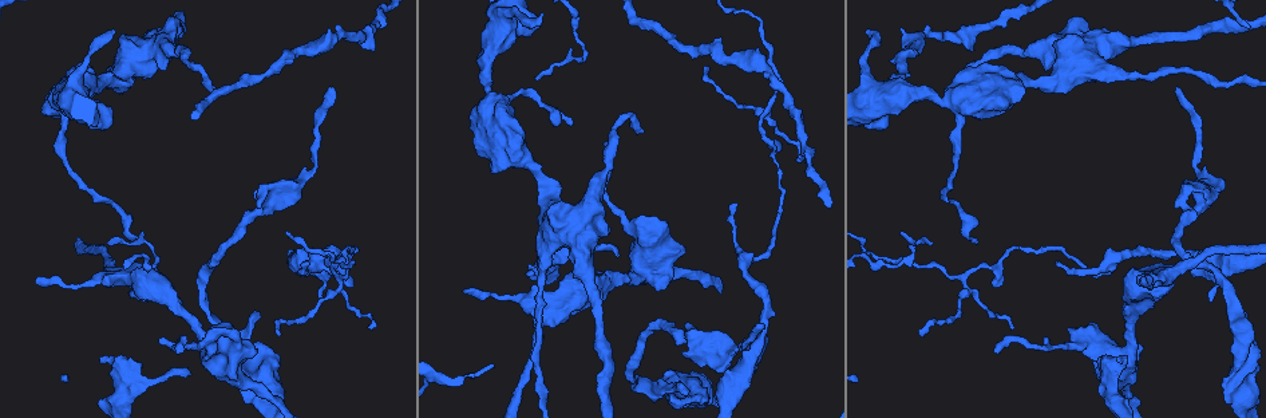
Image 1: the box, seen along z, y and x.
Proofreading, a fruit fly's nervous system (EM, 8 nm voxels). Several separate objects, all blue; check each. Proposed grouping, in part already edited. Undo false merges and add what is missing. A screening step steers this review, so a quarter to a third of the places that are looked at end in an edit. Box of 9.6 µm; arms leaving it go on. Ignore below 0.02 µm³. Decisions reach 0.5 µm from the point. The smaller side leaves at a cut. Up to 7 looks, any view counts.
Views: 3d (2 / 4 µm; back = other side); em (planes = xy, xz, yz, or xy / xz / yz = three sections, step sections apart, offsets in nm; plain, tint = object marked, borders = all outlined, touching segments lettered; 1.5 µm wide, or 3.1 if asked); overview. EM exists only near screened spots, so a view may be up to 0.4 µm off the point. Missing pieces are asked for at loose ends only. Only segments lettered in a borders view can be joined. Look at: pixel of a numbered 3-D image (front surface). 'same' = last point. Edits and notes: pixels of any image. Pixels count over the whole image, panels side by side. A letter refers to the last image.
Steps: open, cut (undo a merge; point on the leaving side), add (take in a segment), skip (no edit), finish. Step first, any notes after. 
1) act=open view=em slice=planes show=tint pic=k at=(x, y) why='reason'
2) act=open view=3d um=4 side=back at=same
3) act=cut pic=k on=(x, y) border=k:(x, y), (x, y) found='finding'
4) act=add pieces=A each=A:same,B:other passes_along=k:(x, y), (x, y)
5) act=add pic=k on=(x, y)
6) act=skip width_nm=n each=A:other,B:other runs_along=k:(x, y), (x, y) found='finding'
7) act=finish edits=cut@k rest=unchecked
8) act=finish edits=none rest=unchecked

act=open view=3d um=4 pic=1 at=(947, 99) why='calibre changes'

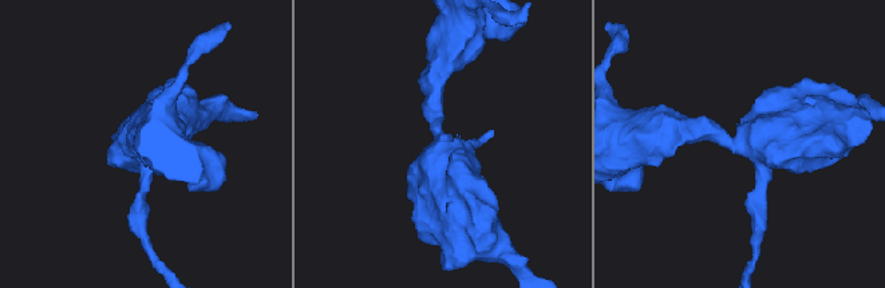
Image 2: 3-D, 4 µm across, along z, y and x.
act=open view=em slice=planes show=borders pic=2 at=(746, 145) why='now the EM'

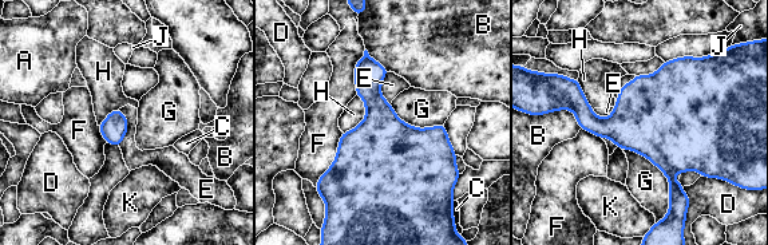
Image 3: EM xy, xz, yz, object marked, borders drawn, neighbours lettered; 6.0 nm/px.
act=skip each=A:other,B:other,C:other,D:other,E:other,F:other,G:other,H:other,J:other,K:other border=3:(622, 147), (664, 174), (665, 216) found='all the same neuron'

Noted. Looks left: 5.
act=open view=em slice=planes show=borders pic=1 at=(209, 91) why='end of a long branch'

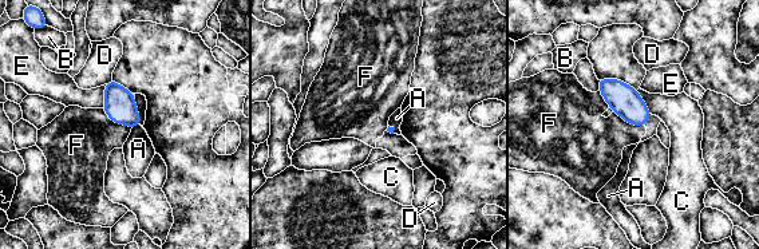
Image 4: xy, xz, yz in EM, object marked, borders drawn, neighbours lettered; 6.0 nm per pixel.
act=skip each=A:other,B:other,C:other,D:other,E:other,F:other found='no lettered segment goes on from it'

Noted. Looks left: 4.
act=open view=em slice=planes show=borders pic=1 at=(159, 338) why='tapers out'

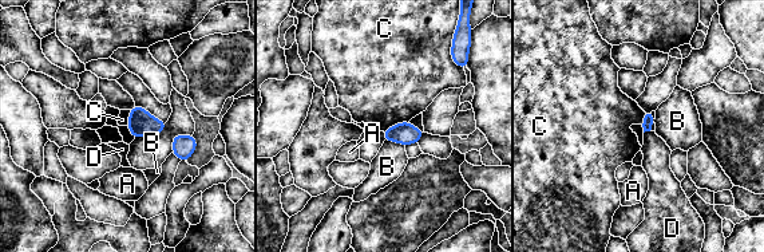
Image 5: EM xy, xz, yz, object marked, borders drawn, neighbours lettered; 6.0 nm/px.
act=skip each=A:other,B:other,C:other,D:other border=5:(408, 119), (400, 121), (383, 132) found='none of them fits'

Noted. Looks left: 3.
act=finish edits=none rest=unchecked

